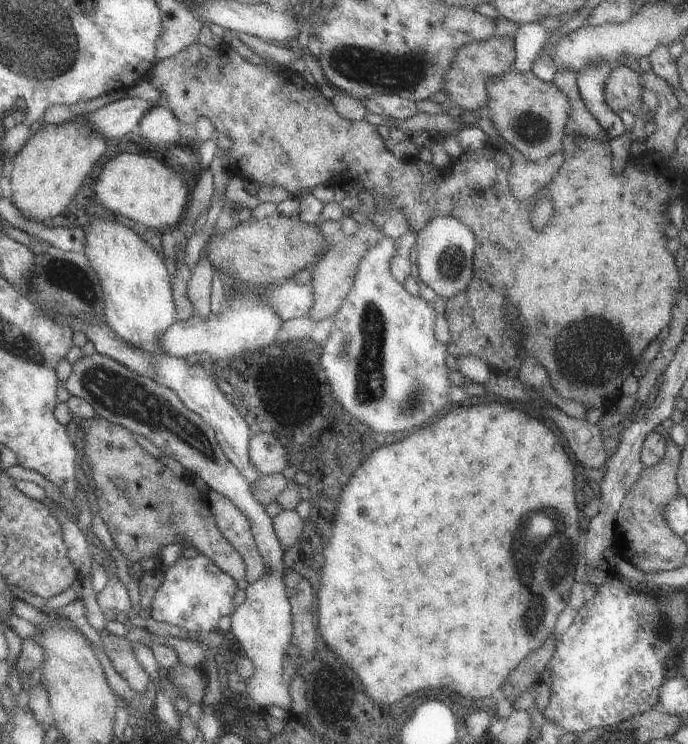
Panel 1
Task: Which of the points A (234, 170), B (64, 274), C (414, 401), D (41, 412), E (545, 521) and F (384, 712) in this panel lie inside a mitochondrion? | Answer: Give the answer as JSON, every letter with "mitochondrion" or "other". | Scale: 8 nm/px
{"A":"other","B":"mitochondrion","C":"mitochondrion","D":"other","E":"mitochondrion","F":"other"}

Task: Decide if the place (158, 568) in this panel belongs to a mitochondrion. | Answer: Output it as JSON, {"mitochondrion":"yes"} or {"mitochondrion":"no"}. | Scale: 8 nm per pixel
{"mitochondrion":"no"}

